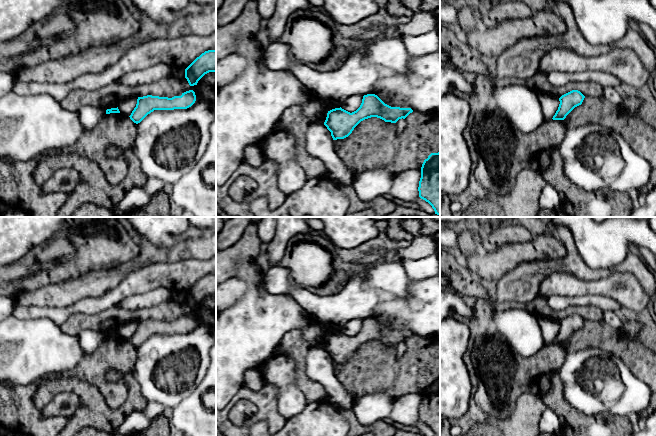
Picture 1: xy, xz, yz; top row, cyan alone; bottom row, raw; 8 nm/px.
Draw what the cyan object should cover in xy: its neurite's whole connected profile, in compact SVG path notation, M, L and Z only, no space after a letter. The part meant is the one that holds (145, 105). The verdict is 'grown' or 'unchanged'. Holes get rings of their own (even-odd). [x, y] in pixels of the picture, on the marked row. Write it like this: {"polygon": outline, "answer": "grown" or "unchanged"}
{"polygon": "M193 90L186 91L181 96L172 98L152 95L138 97L136 107L129 117L134 123L138 124L154 110L187 109L195 101L196 95Z", "answer": "unchanged"}

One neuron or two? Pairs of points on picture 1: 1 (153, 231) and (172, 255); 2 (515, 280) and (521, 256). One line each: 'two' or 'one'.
1: two
2: two

